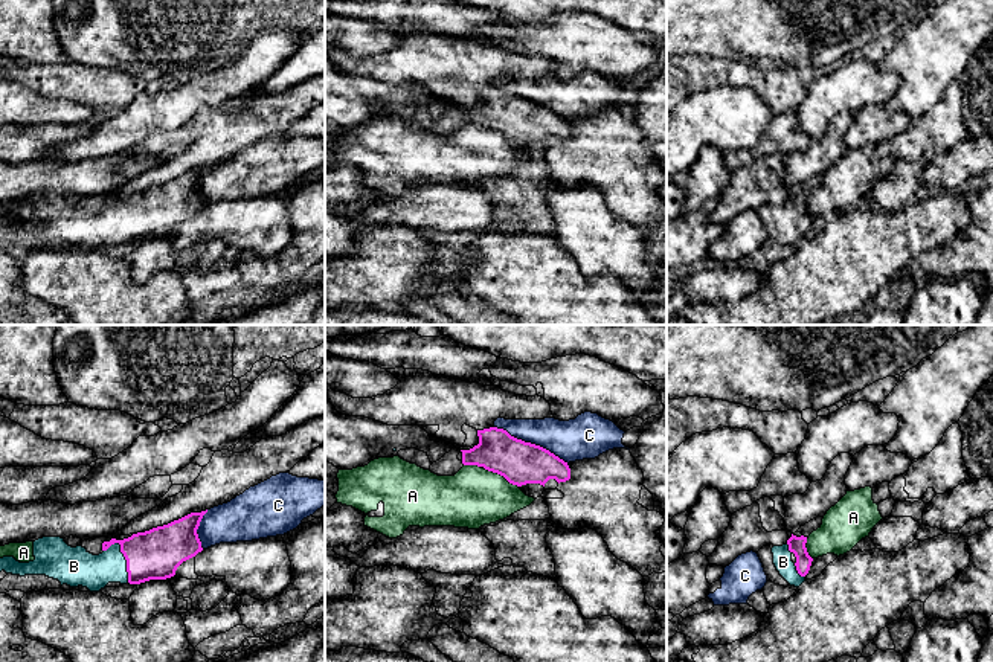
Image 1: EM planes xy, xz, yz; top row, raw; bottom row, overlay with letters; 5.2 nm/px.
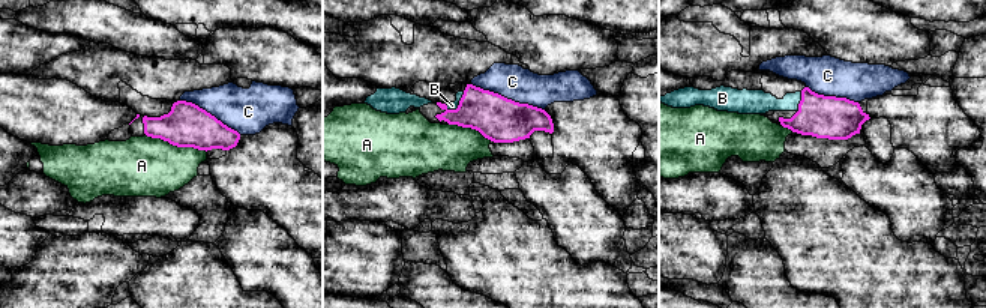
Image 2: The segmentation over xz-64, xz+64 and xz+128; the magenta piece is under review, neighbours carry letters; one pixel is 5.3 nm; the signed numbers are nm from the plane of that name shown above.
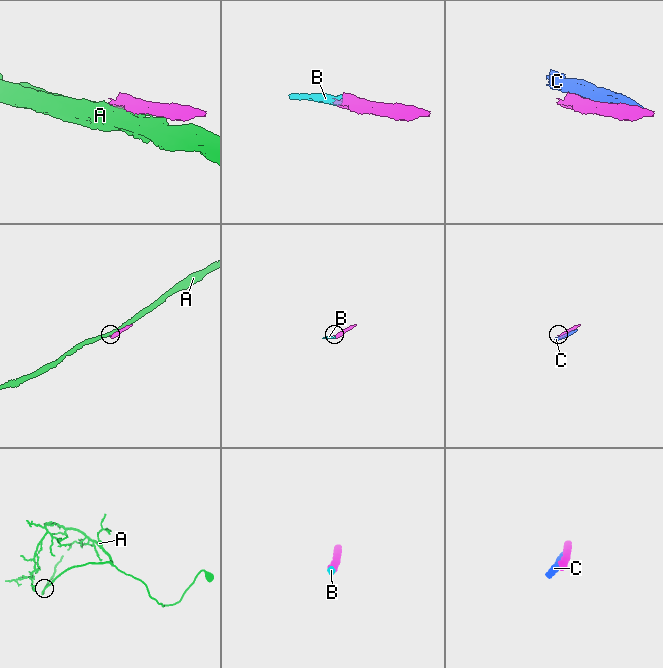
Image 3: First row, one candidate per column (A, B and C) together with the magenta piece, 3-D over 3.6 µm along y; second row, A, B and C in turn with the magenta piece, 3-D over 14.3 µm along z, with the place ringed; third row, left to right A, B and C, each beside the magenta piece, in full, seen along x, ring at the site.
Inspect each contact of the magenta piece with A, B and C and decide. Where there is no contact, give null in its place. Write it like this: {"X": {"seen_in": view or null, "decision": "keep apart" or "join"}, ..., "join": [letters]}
{"A": {"seen_in": "xz", "decision": "keep apart"}, "B": {"seen_in": "xy", "decision": "join"}, "C": {"seen_in": "xz", "decision": "keep apart"}, "join": ["B"]}

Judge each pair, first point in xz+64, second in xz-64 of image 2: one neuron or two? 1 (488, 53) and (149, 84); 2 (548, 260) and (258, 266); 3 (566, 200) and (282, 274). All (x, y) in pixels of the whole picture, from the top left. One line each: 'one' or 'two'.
1: one
2: two
3: one

